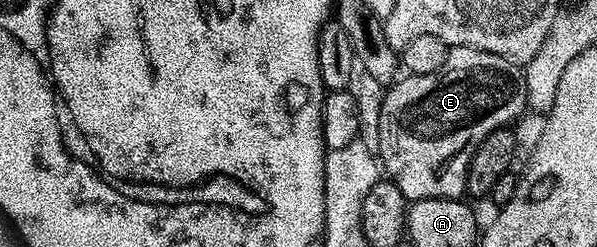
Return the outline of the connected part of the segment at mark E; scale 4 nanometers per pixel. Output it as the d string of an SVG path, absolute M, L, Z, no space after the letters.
M450 48L444 58L444 66L432 74L420 74L419 76L403 75L397 82L385 89L386 97L378 108L378 146L376 156L384 169L385 175L404 194L407 201L427 200L428 198L444 198L445 200L457 200L466 192L466 171L470 160L474 157L474 151L480 146L480 142L488 134L492 134L498 128L513 125L513 120L521 112L527 111L526 106L526 77L519 65L513 64L508 58L500 58L500 54L488 54L484 50L475 48Z

